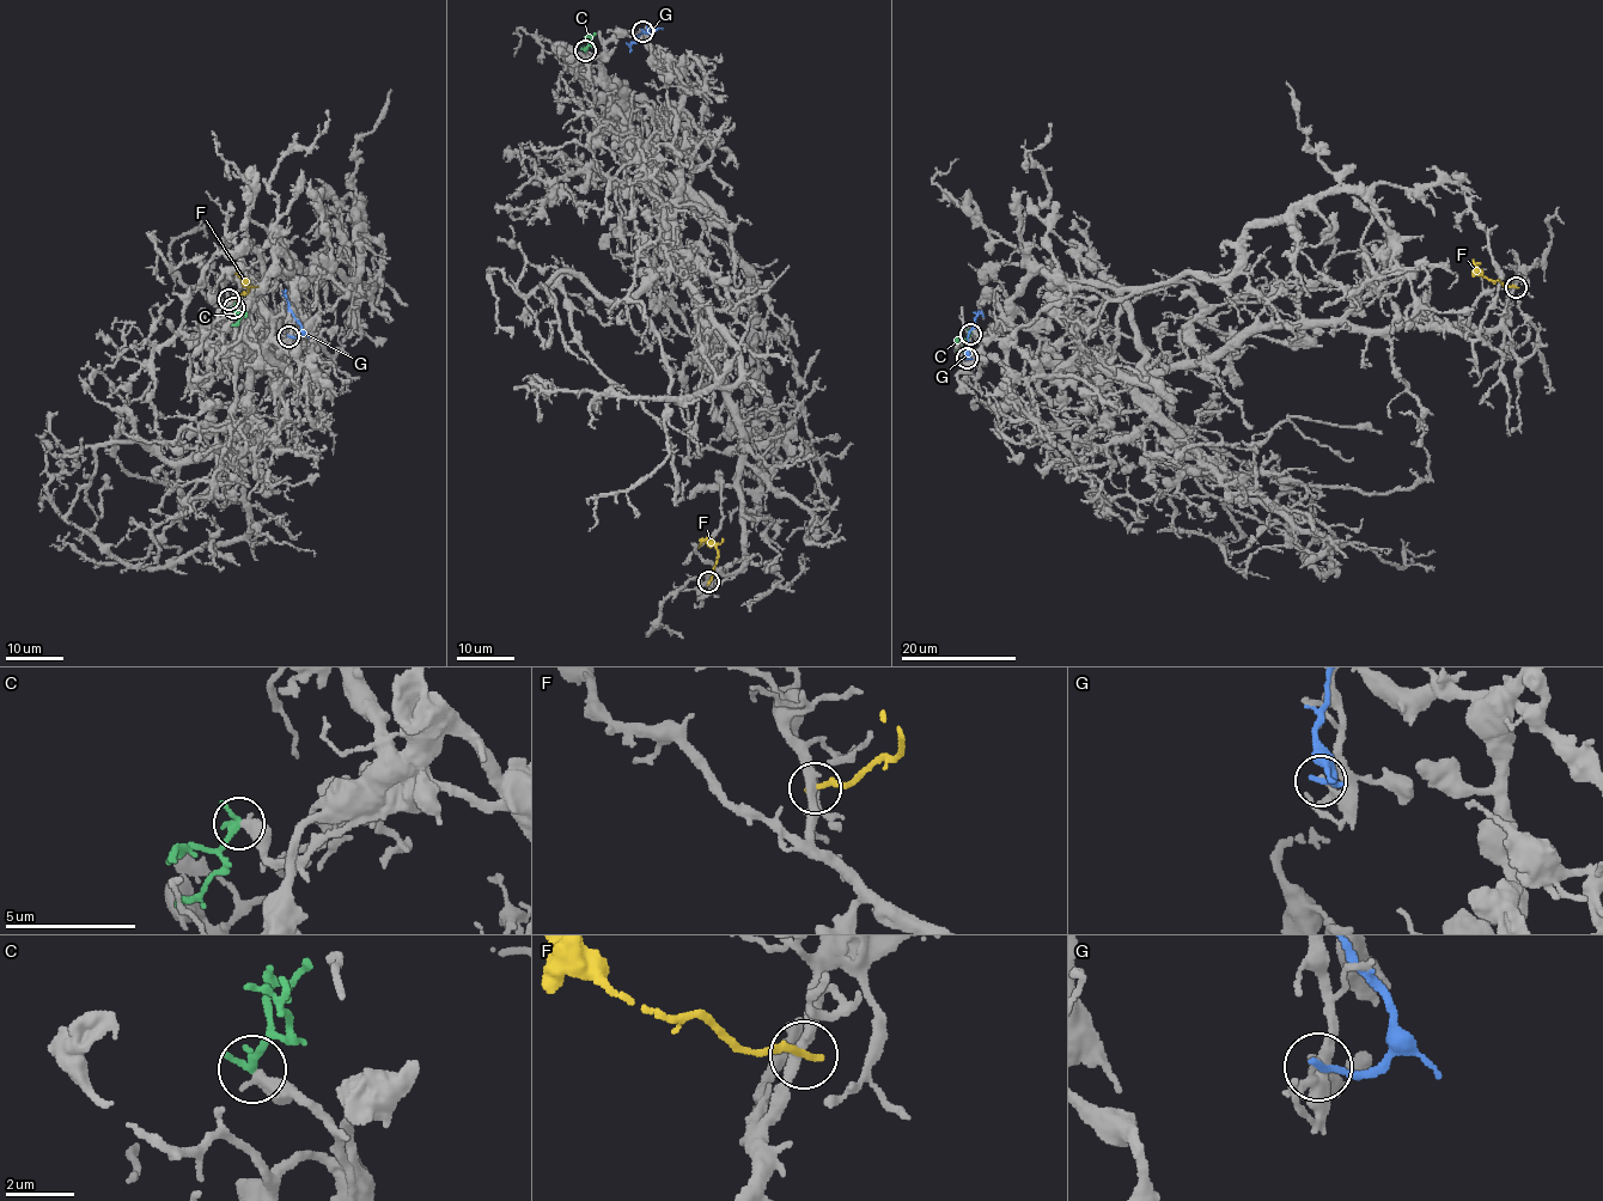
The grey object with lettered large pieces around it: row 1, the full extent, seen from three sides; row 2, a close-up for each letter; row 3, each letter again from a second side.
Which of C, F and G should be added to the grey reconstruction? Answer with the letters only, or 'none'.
C

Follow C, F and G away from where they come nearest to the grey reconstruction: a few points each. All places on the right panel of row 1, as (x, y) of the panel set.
C: (970, 333), (965, 345), (956, 352)
F: (1516, 287), (1488, 280), (1475, 264), (1480, 262)
G: (965, 358), (970, 358), (965, 346), (974, 319), (980, 314), (983, 317)

